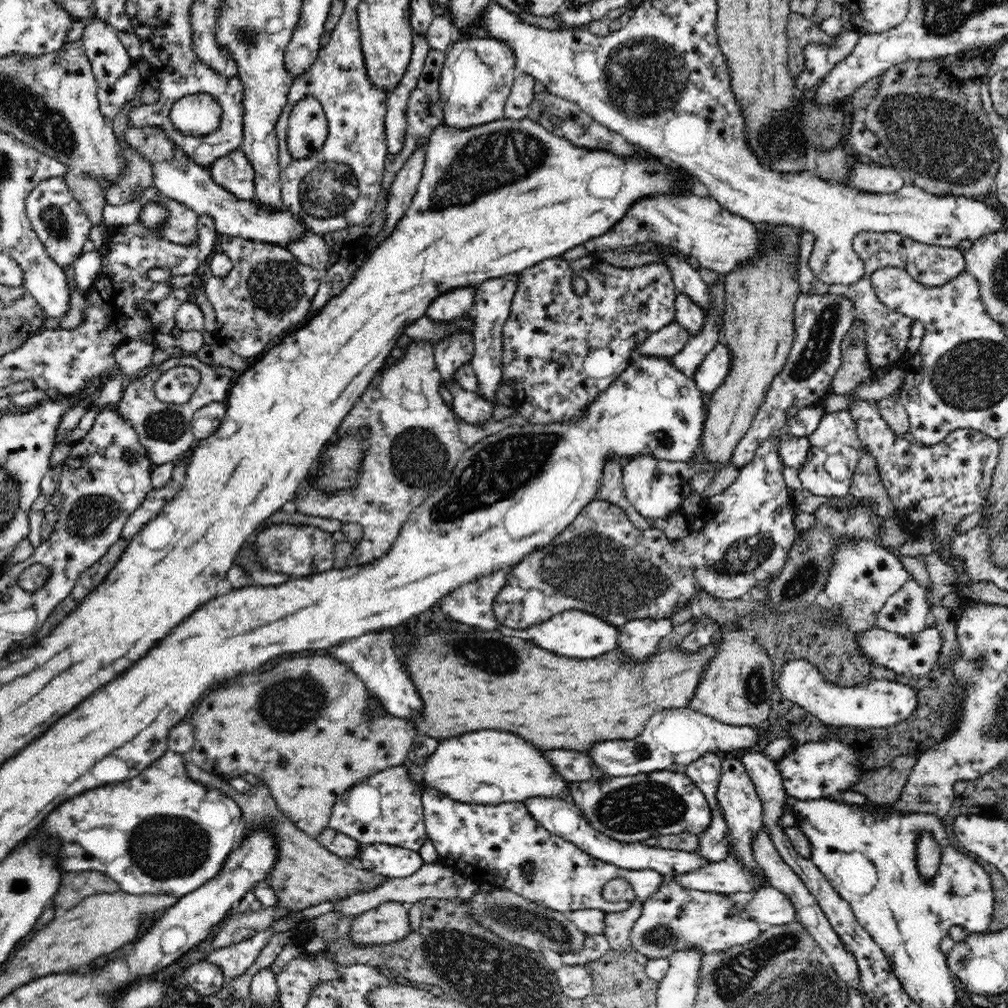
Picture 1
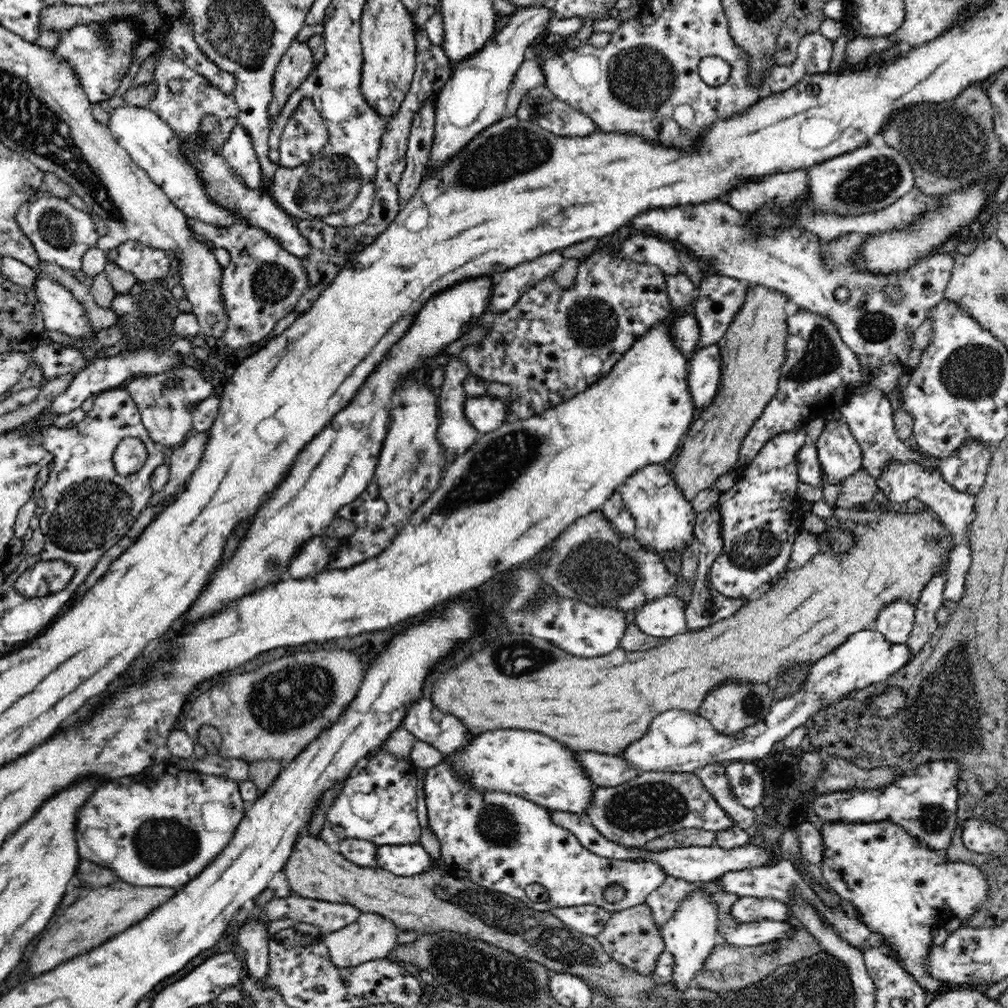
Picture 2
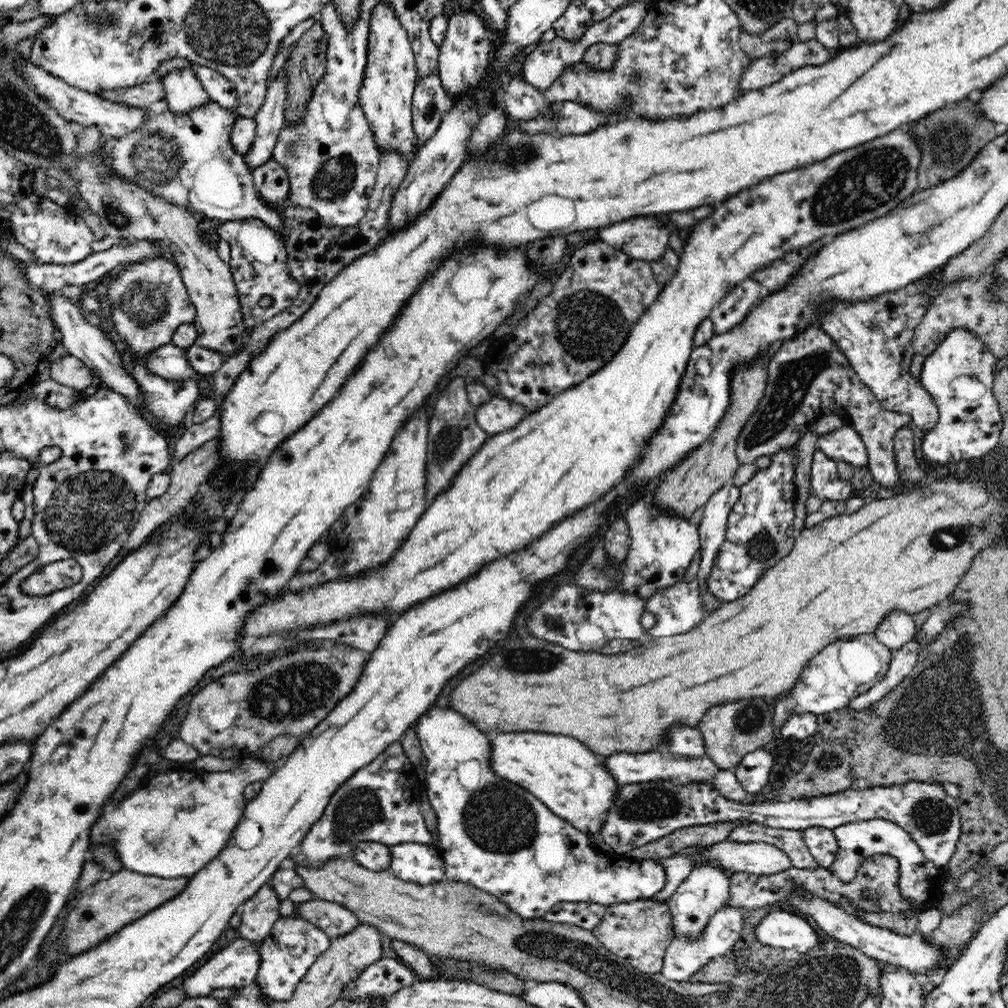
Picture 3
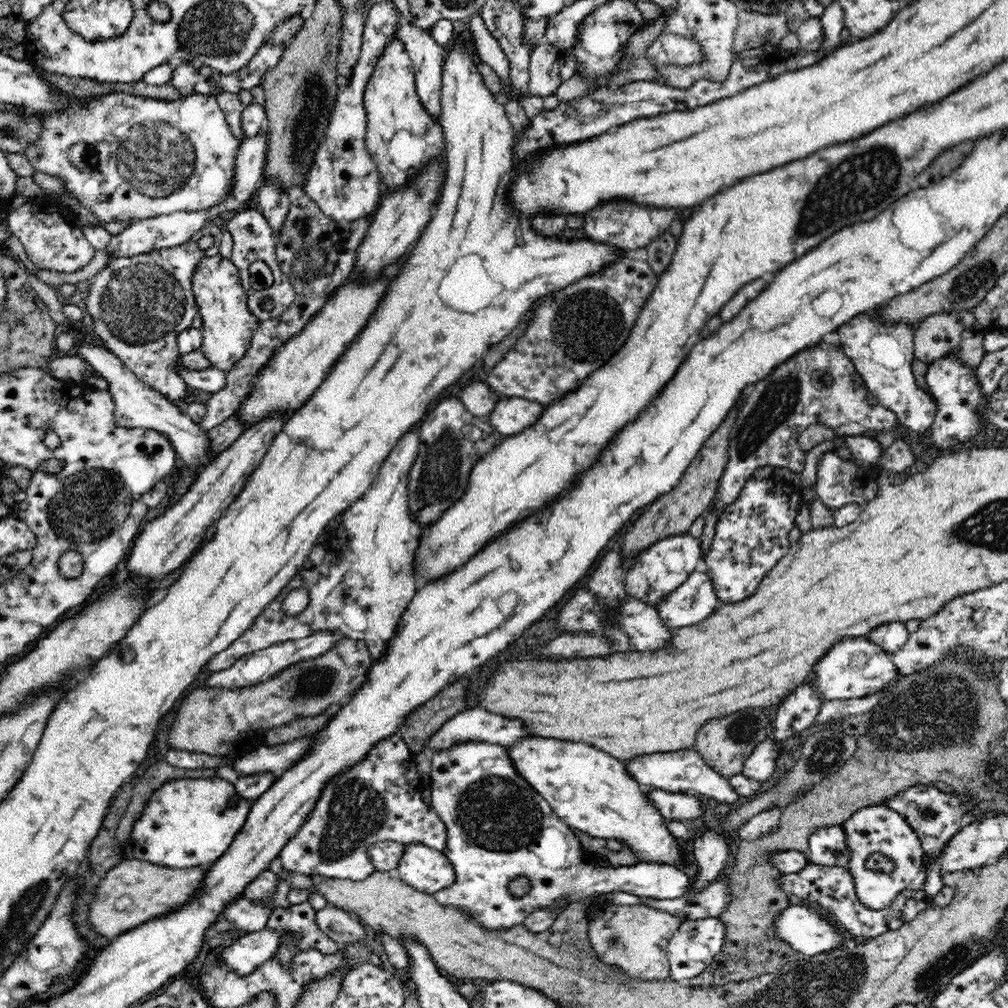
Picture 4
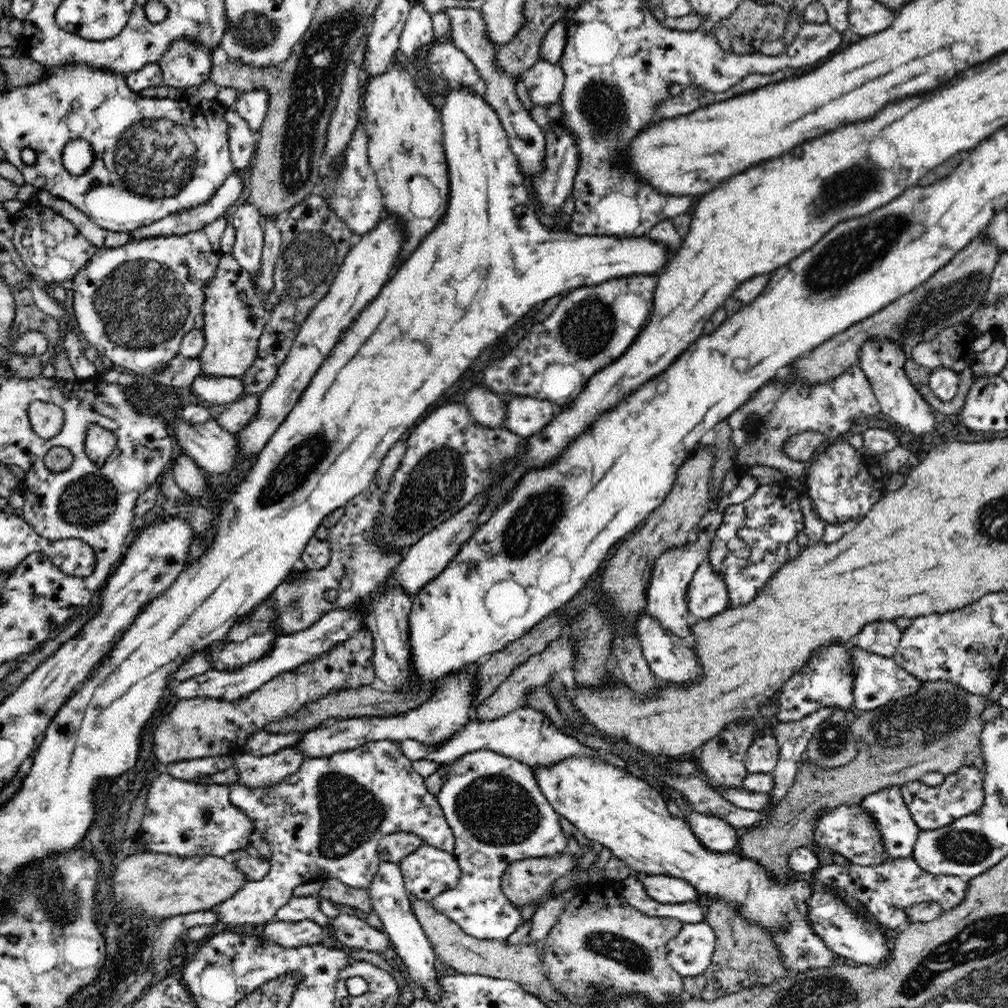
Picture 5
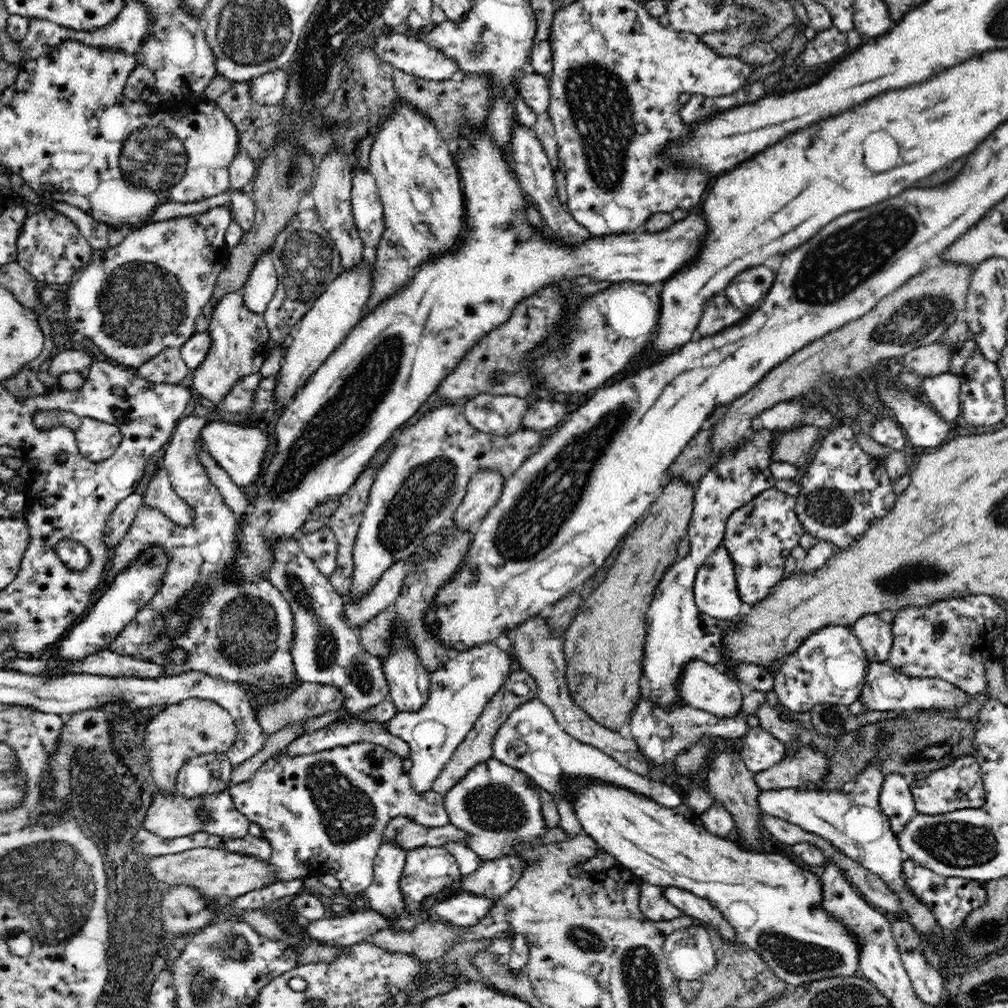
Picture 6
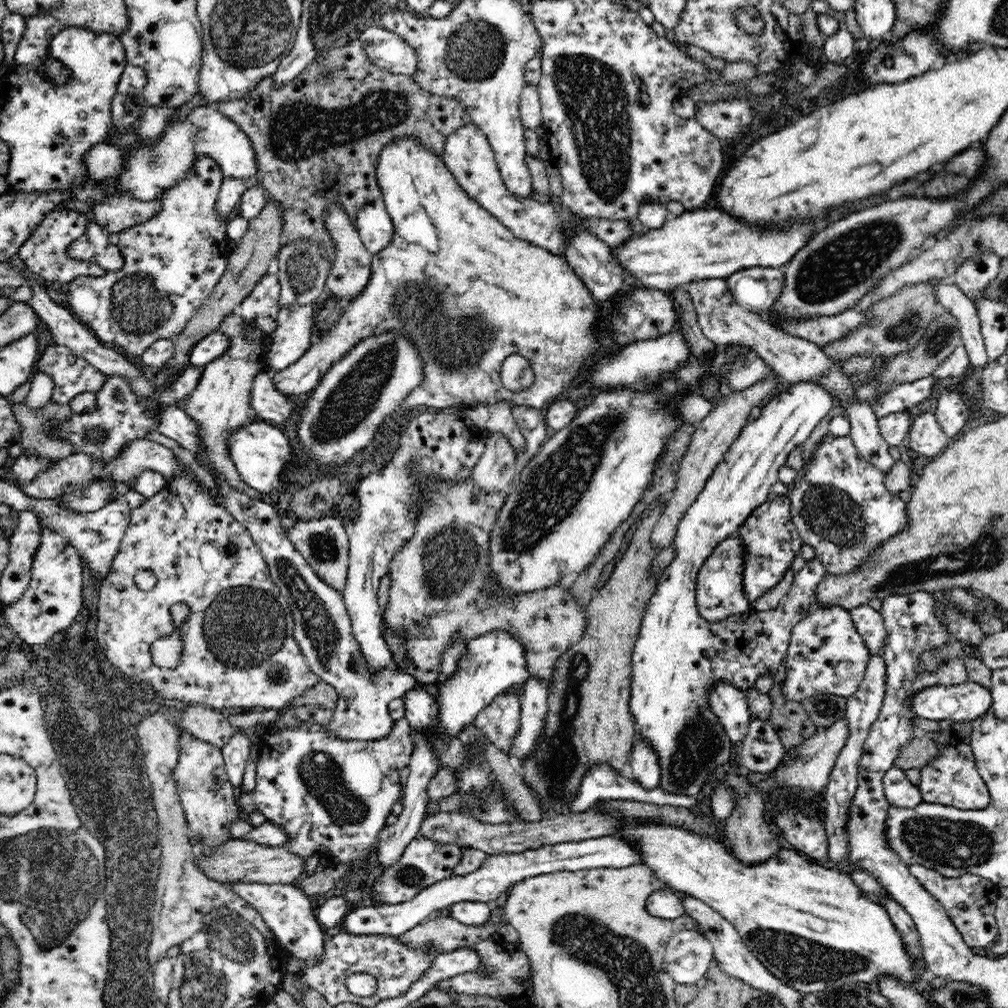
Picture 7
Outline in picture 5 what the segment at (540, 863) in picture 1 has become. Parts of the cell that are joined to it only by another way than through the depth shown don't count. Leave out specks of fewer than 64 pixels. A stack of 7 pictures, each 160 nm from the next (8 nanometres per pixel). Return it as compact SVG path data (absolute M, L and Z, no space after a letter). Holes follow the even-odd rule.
M477 750L464 754L445 768L445 781L437 794L437 801L453 832L455 845L453 855L462 870L456 888L436 896L431 904L440 914L446 915L460 925L469 936L480 940L504 941L521 925L521 908L514 907L501 889L505 871L512 862L524 858L548 858L567 850L568 841L560 826L560 815L542 794L533 768L491 750ZM637 874L638 881L644 885L646 894L661 904L684 904L700 900L697 891L682 878L662 874Z

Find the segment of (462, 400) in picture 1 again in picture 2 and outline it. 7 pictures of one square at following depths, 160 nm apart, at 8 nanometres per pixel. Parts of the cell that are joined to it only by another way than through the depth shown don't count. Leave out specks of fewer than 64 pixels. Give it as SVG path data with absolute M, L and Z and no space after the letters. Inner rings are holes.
M490 395L480 398L468 397L464 404L464 415L481 435L498 430L506 424L508 408L508 404L502 399Z

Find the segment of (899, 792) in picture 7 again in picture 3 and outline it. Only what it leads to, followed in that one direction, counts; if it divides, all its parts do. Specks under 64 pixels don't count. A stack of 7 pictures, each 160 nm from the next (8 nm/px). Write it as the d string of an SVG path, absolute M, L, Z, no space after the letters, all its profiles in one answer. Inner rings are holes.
M883 818L848 822L842 826L833 828L833 833L837 838L839 849L829 870L833 872L842 883L850 883L856 878L858 869L866 858L876 856L876 854L889 854L897 858L900 864L898 886L900 887L902 897L904 897L906 901L916 903L916 910L919 911L927 911L939 907L942 894L942 882L944 880L942 870L932 865L932 863L925 858L917 842L914 842L914 839L895 822L890 822Z

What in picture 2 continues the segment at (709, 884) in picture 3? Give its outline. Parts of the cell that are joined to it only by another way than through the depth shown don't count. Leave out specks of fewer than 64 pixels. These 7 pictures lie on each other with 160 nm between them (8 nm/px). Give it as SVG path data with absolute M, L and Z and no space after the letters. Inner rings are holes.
M701 889L685 899L675 911L674 917L662 926L666 951L670 952L675 960L672 974L668 979L677 990L686 990L693 985L694 977L702 970L704 962L720 942L717 934L717 917L717 905L712 901L712 897Z

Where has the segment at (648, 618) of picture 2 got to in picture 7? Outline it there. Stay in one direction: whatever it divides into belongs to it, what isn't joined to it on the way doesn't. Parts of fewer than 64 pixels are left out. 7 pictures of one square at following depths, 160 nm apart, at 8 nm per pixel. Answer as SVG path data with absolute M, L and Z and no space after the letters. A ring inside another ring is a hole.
M737 536L720 542L704 561L697 574L696 604L700 615L710 622L716 622L739 613L751 612L751 602L743 589L744 543Z

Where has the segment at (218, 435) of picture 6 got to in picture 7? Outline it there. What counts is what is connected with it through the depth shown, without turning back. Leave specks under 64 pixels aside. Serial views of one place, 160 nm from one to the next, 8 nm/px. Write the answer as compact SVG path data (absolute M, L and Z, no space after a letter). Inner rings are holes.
M256 420L244 428L232 430L232 436L227 439L228 453L236 467L236 471L244 482L258 492L280 492L285 490L289 474L300 471L299 454L292 450L290 440L275 424Z

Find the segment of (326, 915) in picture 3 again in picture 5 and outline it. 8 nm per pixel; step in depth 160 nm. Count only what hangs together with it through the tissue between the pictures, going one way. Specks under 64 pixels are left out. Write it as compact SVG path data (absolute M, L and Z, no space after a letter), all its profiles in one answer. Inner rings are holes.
M339 914L331 919L336 941L351 949L371 950L377 953L389 949L390 937L384 930L376 930L366 921L350 914Z

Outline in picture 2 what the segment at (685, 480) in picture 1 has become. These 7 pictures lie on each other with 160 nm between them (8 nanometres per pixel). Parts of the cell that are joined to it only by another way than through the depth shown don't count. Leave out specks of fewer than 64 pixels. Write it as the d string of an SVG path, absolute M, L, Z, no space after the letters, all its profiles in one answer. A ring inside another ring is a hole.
M660 463L644 466L644 468L636 470L631 477L628 477L617 488L617 490L620 491L626 508L636 520L636 529L633 536L640 545L656 551L656 553L660 555L660 558L669 550L682 552L683 548L687 547L687 544L695 539L694 528L696 519L695 512L692 510L692 503L684 497L682 489L674 483L674 479L672 479L672 474L670 473L670 468L662 466Z

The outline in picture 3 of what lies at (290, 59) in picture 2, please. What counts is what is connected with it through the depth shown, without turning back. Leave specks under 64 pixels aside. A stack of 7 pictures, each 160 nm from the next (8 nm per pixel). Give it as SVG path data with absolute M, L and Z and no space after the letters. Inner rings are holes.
M283 70L269 83L267 93L256 113L256 138L243 159L248 167L254 170L272 159L272 153L276 146L279 132L284 127L284 110L288 100L288 79Z

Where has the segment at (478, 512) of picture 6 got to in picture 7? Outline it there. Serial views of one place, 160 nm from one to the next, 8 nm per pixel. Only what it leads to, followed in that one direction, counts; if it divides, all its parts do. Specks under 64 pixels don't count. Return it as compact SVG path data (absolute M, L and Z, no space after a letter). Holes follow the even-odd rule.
M489 434L485 452L470 476L475 488L488 494L506 490L515 475L517 454L504 435Z

